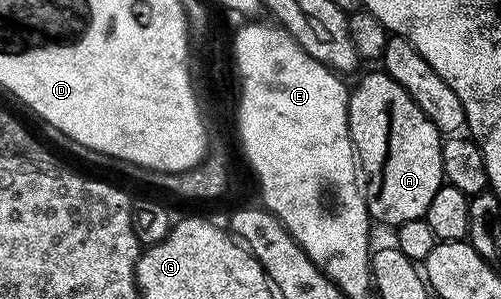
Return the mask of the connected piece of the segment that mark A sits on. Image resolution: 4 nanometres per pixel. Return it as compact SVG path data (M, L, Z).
M378 73L378 75L362 74L365 91L375 93L387 93L387 99L393 99L395 107L395 127L391 141L385 143L385 161L359 161L359 163L379 163L381 177L379 181L385 181L385 189L379 189L377 193L365 193L365 204L369 210L370 220L381 223L390 223L390 228L396 229L400 223L424 219L435 193L443 185L445 174L443 173L443 157L441 145L442 132L426 117L415 105L415 101L406 93L390 75Z

